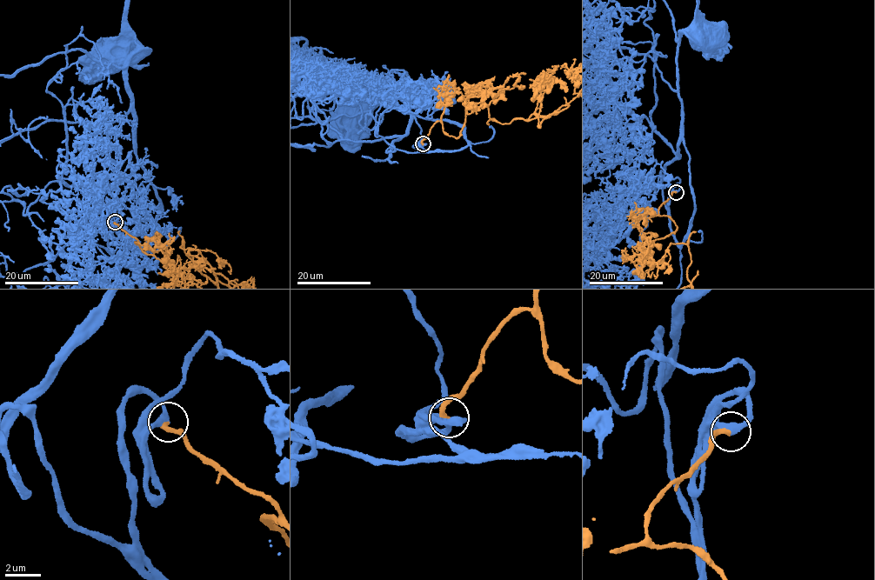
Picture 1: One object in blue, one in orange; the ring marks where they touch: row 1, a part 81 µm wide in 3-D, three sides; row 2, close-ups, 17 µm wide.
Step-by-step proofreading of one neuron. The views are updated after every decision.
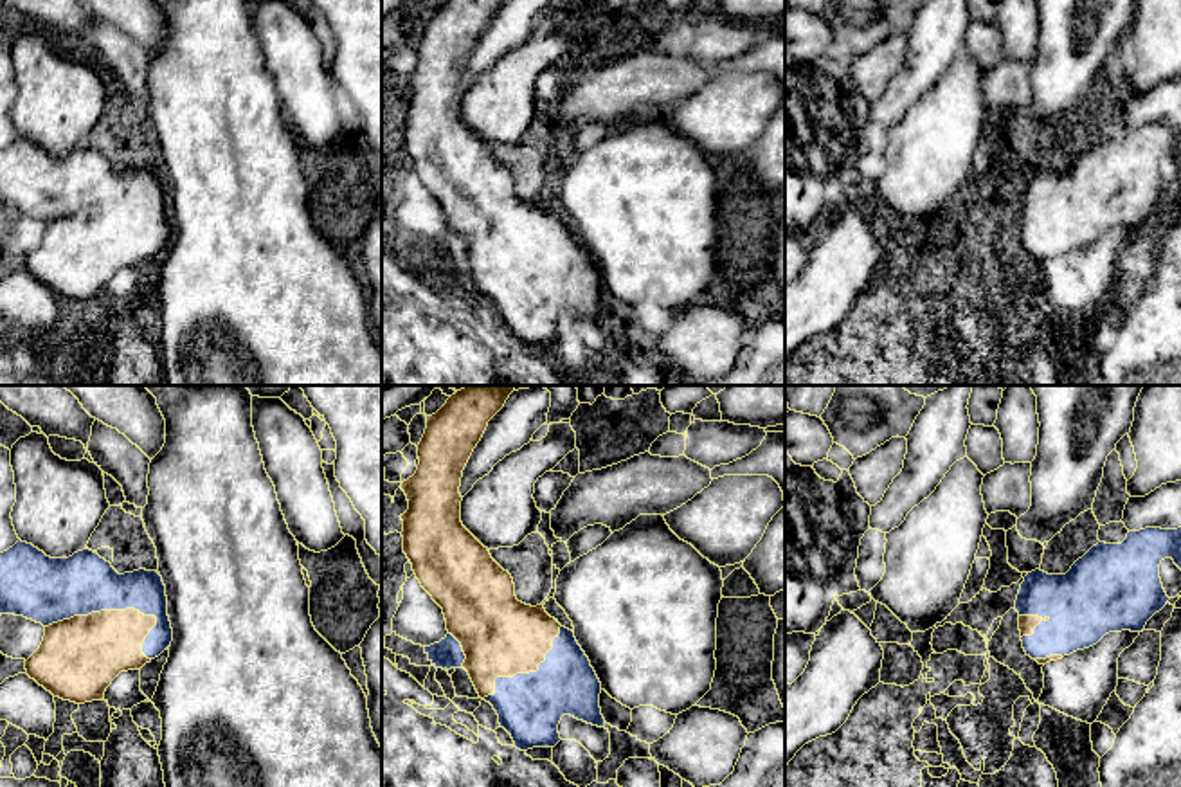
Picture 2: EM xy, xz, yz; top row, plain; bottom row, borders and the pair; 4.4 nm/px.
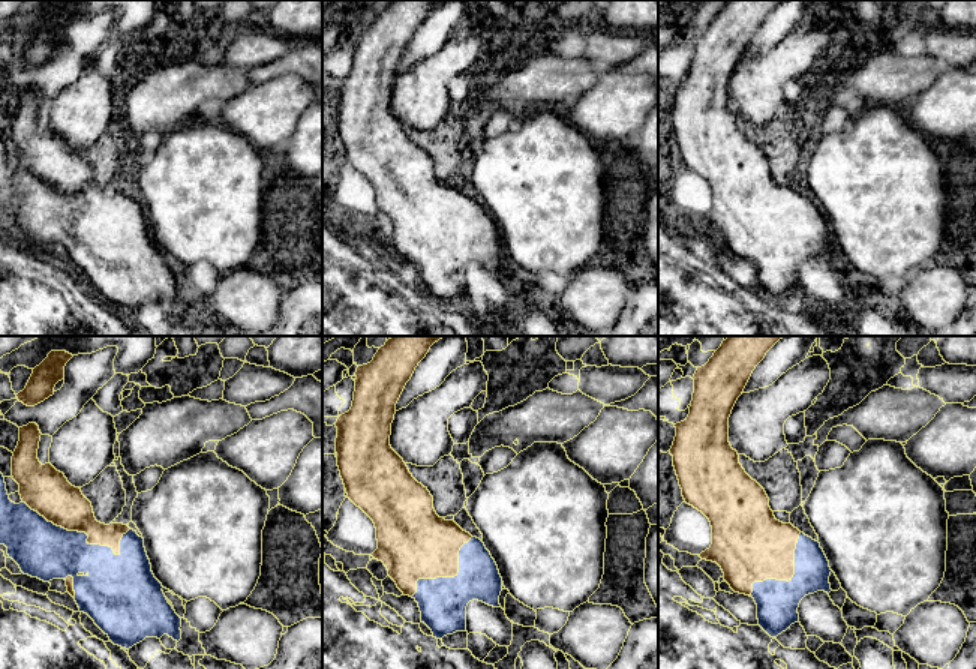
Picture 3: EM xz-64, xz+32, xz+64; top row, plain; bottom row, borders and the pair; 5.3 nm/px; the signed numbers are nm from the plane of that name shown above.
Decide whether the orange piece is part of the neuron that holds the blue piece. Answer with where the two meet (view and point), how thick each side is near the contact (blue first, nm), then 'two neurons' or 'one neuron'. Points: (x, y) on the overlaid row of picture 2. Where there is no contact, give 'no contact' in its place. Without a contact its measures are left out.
xy (101, 609) | 280/360 nm | one neuron

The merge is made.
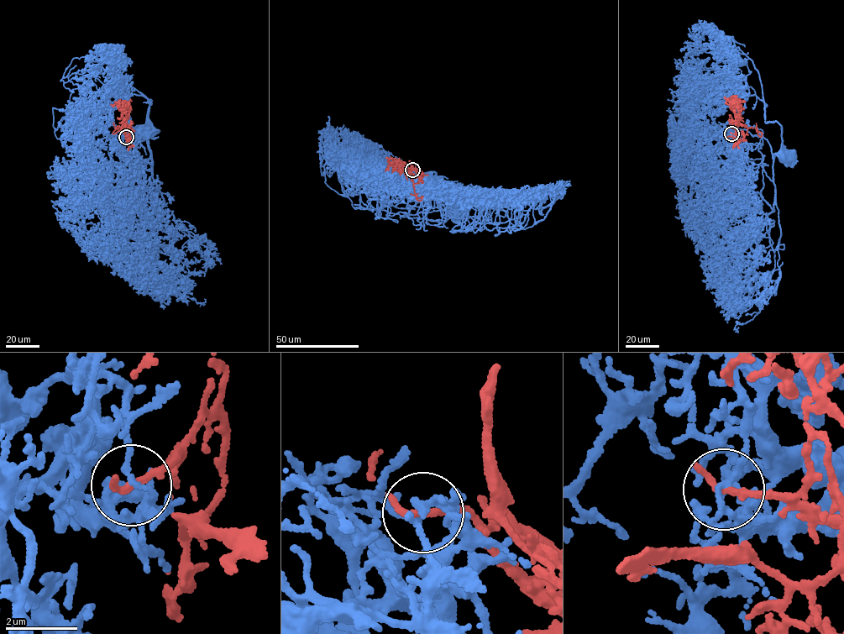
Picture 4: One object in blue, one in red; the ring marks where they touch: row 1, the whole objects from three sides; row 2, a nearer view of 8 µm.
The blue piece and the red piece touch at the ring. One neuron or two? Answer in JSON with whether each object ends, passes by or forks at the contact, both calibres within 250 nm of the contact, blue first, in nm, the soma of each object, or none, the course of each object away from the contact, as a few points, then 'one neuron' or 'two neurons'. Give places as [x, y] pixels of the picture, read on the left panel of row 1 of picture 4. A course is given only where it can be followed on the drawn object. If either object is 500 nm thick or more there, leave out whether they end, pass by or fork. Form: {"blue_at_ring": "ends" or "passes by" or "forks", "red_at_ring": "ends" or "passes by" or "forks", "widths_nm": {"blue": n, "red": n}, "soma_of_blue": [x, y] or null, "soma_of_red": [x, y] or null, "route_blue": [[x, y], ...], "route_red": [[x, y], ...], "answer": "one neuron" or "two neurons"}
{"blue_at_ring": "passes by", "red_at_ring": "ends", "widths_nm": {"blue": 140, "red": 220}, "soma_of_blue": [146, 133], "soma_of_red": null, "route_blue": [[125, 136], [122, 140], [128, 154], [123, 153], [120, 161], [139, 164], [149, 157], [153, 128], [146, 133]], "route_red": [[126, 137], [130, 129], [126, 114], [120, 108], [120, 102], [110, 104]], "answer": "one neuron"}

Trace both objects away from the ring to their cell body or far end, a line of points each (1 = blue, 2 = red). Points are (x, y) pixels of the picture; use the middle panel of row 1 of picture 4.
1: (411, 170), (417, 182), (434, 189), (440, 208), (465, 203), (467, 197), (457, 190), (458, 201)
2: (412, 170), (403, 165), (390, 164), (385, 170)

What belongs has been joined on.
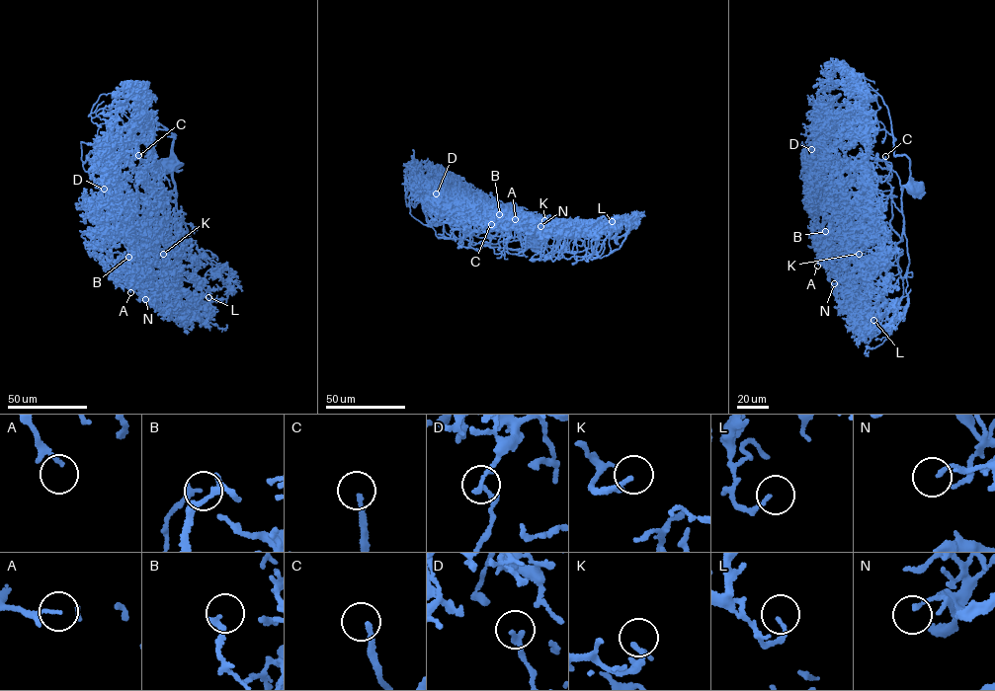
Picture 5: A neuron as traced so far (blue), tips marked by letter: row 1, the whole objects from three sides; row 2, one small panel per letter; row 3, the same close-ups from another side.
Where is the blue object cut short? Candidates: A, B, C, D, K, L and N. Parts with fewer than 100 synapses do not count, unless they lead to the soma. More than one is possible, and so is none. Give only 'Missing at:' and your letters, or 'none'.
Missing at: C

